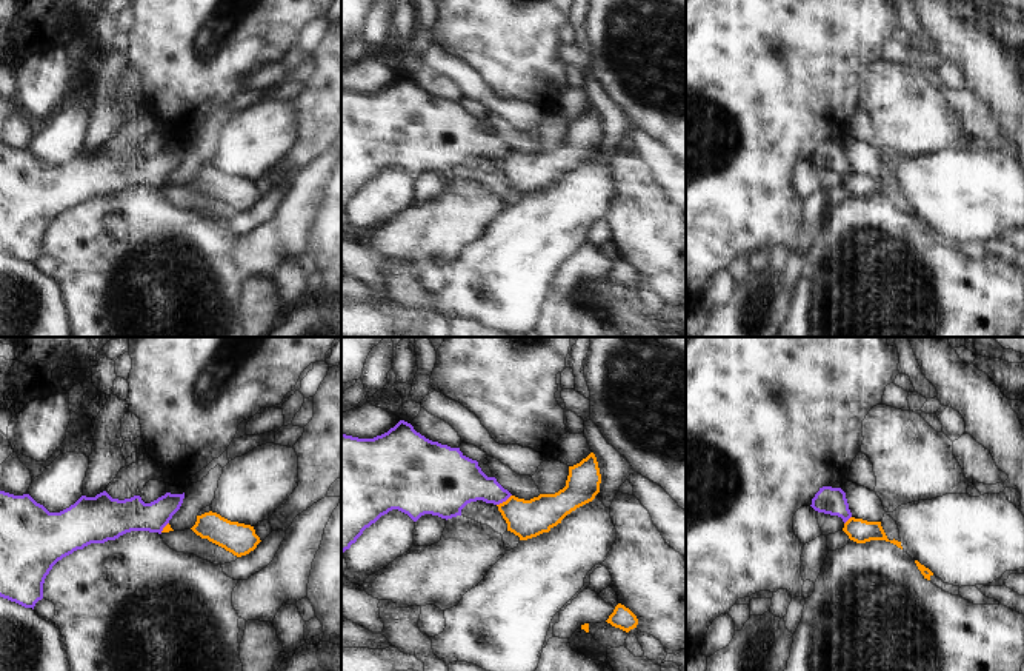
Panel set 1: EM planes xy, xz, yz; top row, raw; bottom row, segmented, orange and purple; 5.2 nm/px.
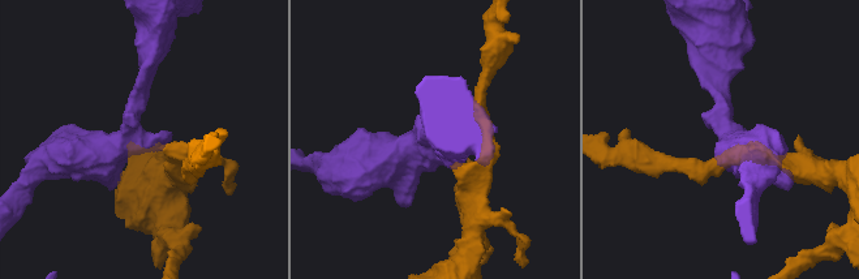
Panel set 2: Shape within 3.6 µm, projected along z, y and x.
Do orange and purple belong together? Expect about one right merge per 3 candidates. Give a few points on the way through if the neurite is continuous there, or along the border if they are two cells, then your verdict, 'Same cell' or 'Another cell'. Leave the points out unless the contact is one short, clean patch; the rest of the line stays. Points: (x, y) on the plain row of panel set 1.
Boundary: xz (511, 150), (497, 160). Another cell

